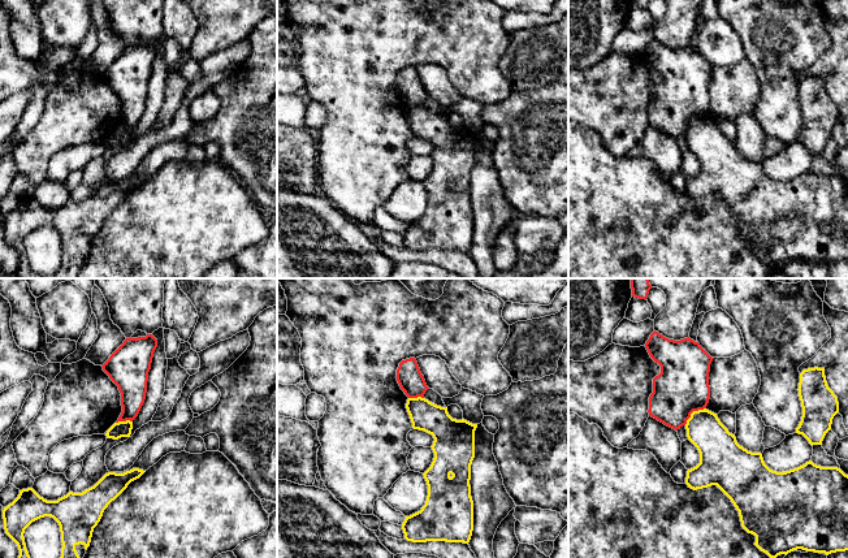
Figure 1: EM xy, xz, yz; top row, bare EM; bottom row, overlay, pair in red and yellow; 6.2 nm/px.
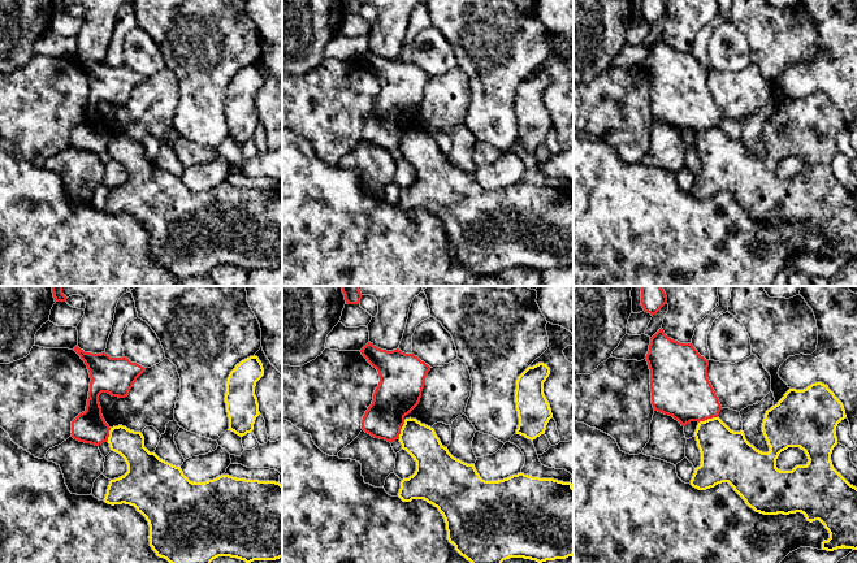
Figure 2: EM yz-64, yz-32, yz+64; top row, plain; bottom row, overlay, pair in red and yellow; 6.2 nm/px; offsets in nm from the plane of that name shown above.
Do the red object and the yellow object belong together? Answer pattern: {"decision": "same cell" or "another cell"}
{"decision": "another cell"}

